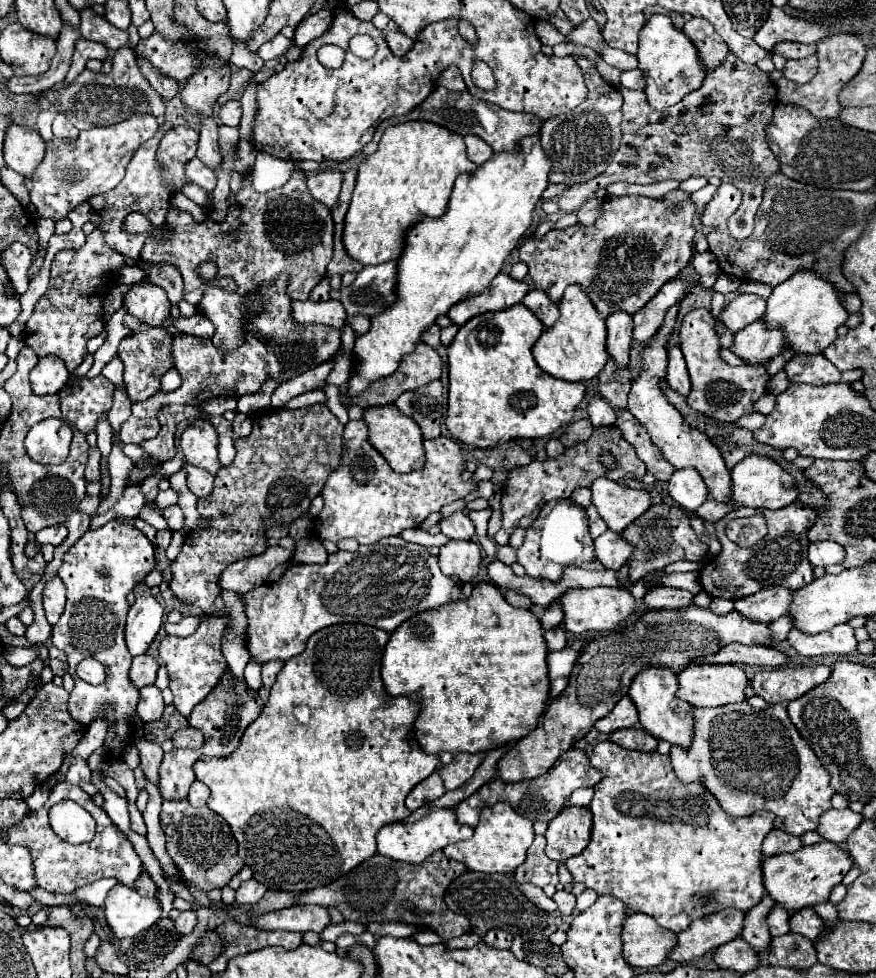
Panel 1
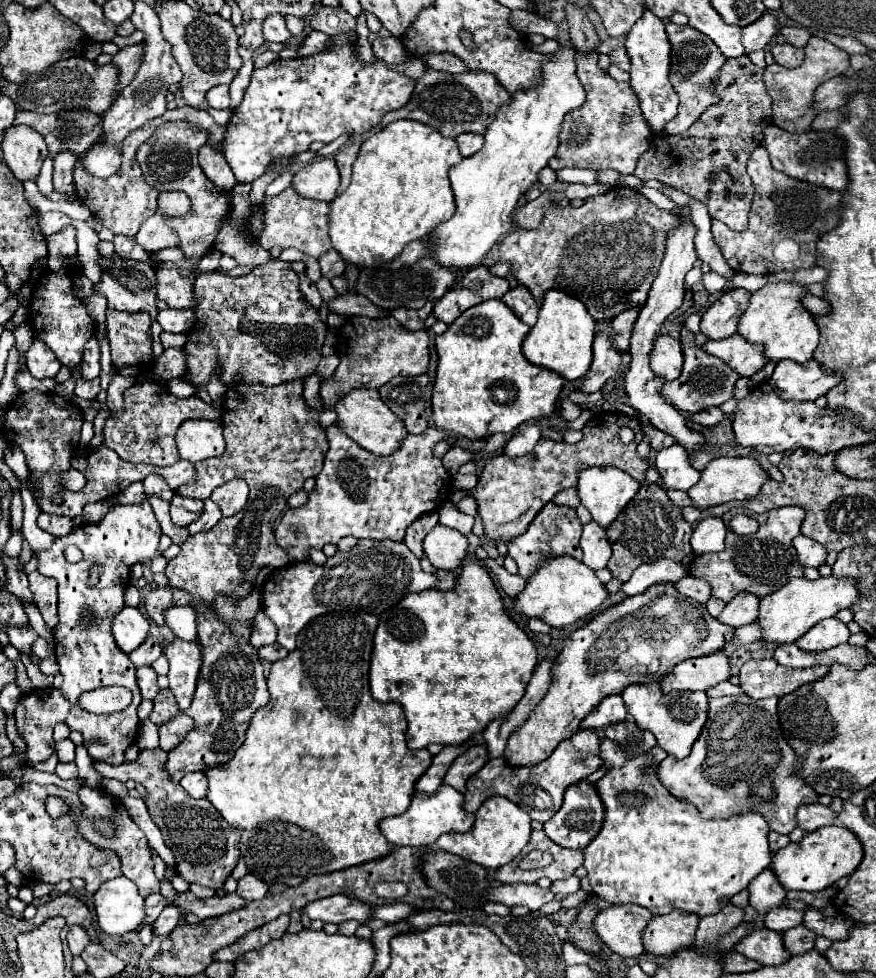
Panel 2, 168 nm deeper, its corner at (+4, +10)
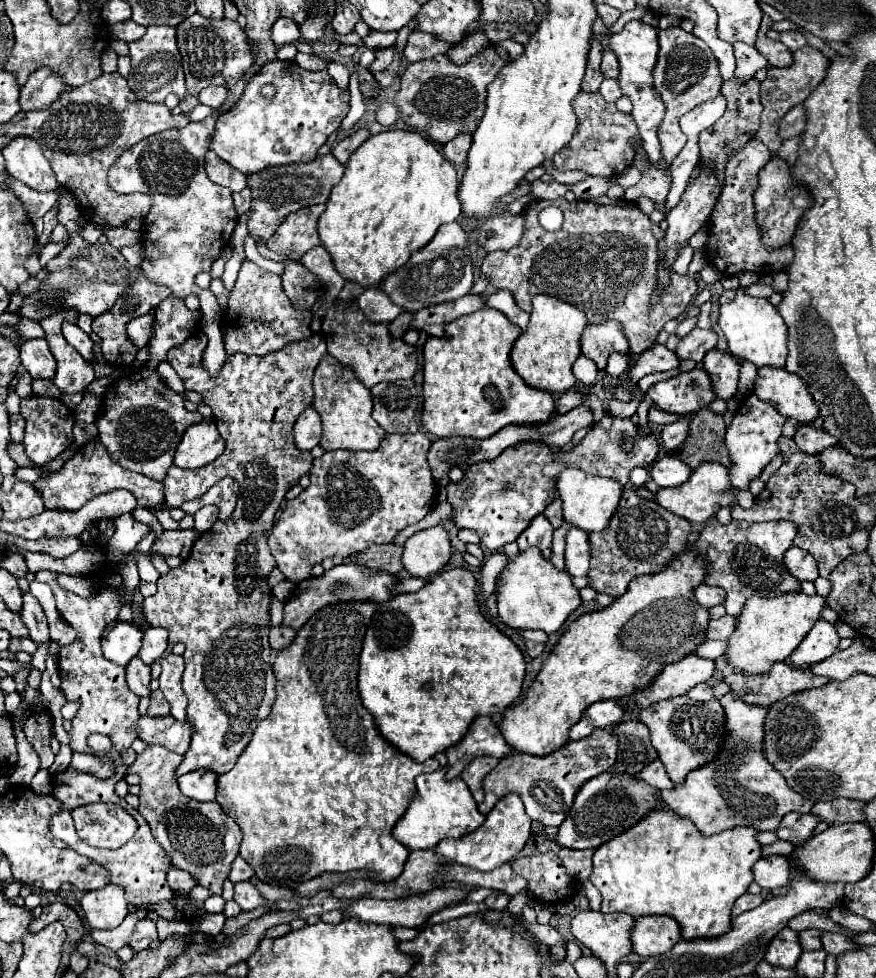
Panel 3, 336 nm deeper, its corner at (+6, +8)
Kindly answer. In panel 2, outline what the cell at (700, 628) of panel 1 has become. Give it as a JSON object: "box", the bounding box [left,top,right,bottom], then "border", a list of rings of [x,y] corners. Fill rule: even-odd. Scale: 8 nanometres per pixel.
{"box":[507,582,735,768],"border":[[[671,582],[655,584],[643,594],[625,598],[621,604],[599,612],[565,640],[553,666],[553,686],[507,742],[507,764],[519,768],[547,760],[559,742],[579,730],[581,720],[605,696],[621,694],[629,684],[661,682],[679,662],[709,656],[731,644],[733,632],[735,628],[713,618],[703,604],[679,594]],[[629,644],[653,644],[653,670],[641,664],[643,656],[631,652]]]}

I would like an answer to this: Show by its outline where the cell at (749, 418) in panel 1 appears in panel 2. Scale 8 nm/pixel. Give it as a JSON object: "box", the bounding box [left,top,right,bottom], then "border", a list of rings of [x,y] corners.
{"box":[689,408,727,426],"border":[[[707,408],[707,410],[703,410],[703,412],[691,414],[689,418],[691,418],[691,420],[695,420],[695,422],[699,422],[701,426],[715,426],[717,422],[725,420],[725,418],[727,418],[727,414],[725,414],[721,408]]]}

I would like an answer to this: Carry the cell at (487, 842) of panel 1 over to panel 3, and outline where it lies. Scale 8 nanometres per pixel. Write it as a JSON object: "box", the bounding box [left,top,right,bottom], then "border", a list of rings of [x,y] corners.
{"box":[435,794,531,872],"border":[[[507,794],[487,814],[487,820],[483,822],[483,826],[479,826],[475,832],[465,834],[463,838],[457,838],[457,840],[453,838],[441,840],[435,846],[435,852],[439,852],[443,858],[455,864],[463,864],[481,872],[489,872],[505,862],[511,862],[523,850],[529,836],[531,836],[531,818],[527,816],[523,808],[523,800],[519,800],[519,796],[515,794]]]}

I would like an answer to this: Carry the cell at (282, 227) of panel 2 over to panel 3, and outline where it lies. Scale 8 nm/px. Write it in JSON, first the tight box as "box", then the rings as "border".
{"box":[267,204,325,260],"border":[[[319,204],[289,214],[279,226],[277,234],[267,242],[267,248],[277,254],[285,254],[287,258],[299,260],[307,250],[321,244],[317,236],[317,218],[323,214],[323,210],[325,204]]]}

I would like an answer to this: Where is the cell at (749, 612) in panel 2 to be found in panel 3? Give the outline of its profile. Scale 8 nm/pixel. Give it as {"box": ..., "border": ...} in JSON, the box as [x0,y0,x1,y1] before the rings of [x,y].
{"box":[707,616,735,640],"border":[[[723,616],[719,620],[711,620],[707,624],[707,640],[727,640],[731,636],[731,632],[735,630],[735,620],[733,616]]]}

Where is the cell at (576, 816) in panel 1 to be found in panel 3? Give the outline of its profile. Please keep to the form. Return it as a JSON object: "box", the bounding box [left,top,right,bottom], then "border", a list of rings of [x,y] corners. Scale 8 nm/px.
{"box":[557,772,663,850],"border":[[[605,772],[595,778],[591,778],[575,796],[575,804],[565,818],[565,822],[559,826],[557,842],[563,848],[573,850],[585,850],[585,848],[599,848],[607,840],[613,840],[615,836],[623,834],[625,828],[635,826],[635,822],[643,820],[649,812],[659,808],[663,804],[659,790],[649,786],[647,782],[631,776],[631,774],[617,774],[617,772]]]}

